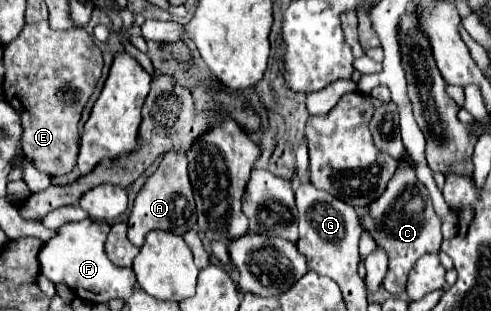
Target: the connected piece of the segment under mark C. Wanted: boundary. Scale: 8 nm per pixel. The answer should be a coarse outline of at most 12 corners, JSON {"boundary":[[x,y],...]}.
{"boundary":[[402,167],[362,225],[390,263],[402,293],[410,267],[440,253],[426,187]]}

